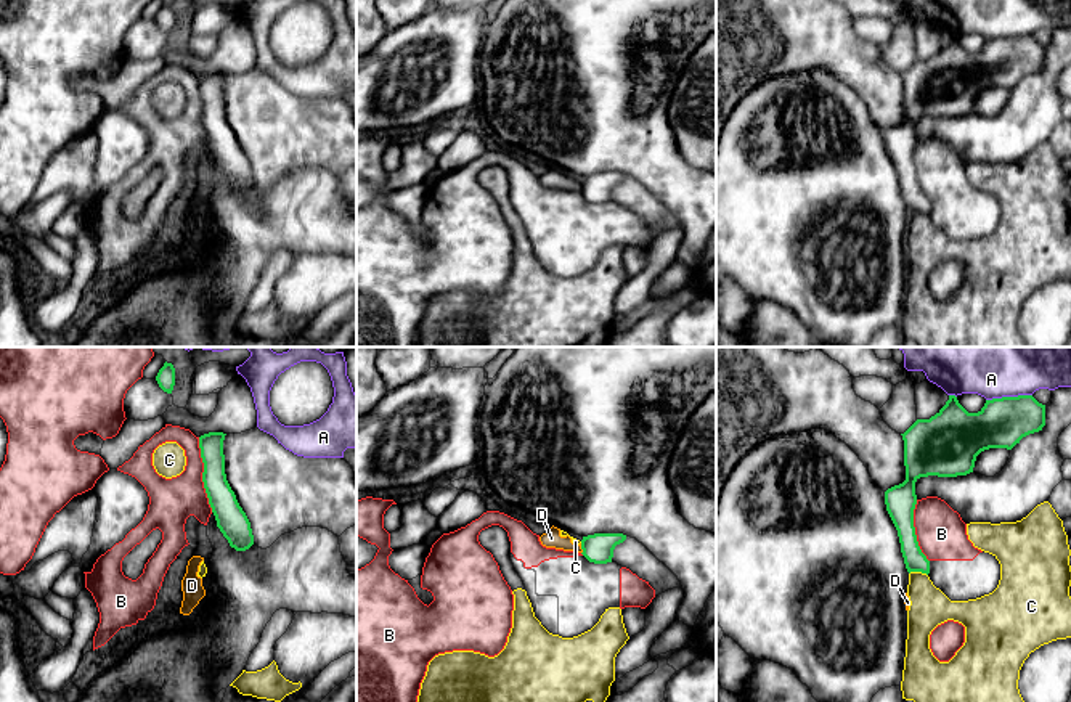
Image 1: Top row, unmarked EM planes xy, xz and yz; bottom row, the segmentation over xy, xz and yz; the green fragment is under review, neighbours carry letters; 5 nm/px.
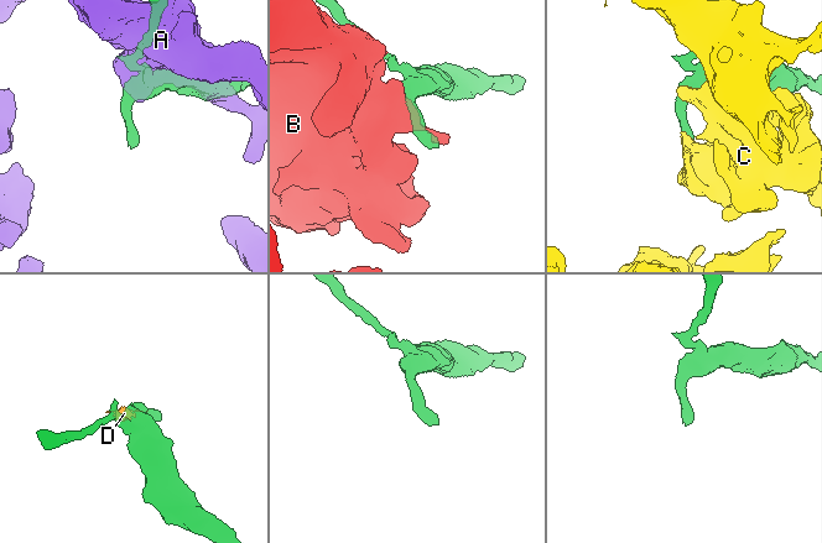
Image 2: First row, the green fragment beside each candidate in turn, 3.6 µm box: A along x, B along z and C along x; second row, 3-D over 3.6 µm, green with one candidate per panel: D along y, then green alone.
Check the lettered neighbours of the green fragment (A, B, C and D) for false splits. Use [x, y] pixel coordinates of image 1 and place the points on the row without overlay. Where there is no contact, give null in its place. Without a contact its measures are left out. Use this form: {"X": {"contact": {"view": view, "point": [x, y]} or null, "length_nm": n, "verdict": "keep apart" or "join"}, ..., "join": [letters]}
{"A": {"contact": {"view": "yz", "point": [1009, 37]}, "length_nm": 240, "verdict": "keep apart"}, "B": {"contact": {"view": "xy", "point": [203, 114]}, "length_nm": 380, "verdict": "keep apart"}, "C": {"contact": {"view": "yz", "point": [919, 211]}, "length_nm": 100, "verdict": "keep apart"}, "D": {"contact": {"view": "xz", "point": [582, 188]}, "length_nm": 60, "verdict": "keep apart"}, "join": []}

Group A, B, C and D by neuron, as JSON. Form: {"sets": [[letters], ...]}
{"sets": [["A"], ["B"], ["C", "D"]]}

